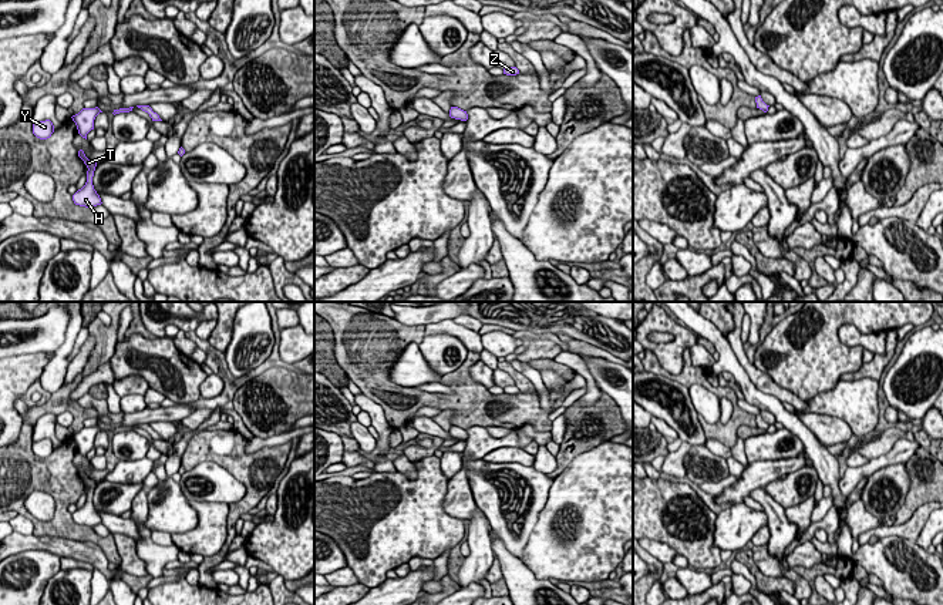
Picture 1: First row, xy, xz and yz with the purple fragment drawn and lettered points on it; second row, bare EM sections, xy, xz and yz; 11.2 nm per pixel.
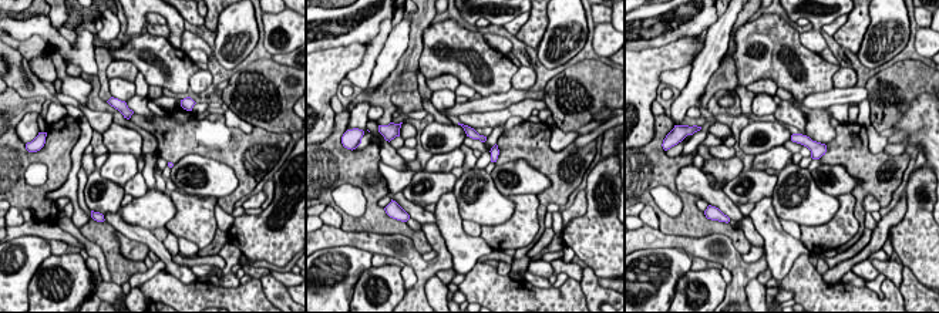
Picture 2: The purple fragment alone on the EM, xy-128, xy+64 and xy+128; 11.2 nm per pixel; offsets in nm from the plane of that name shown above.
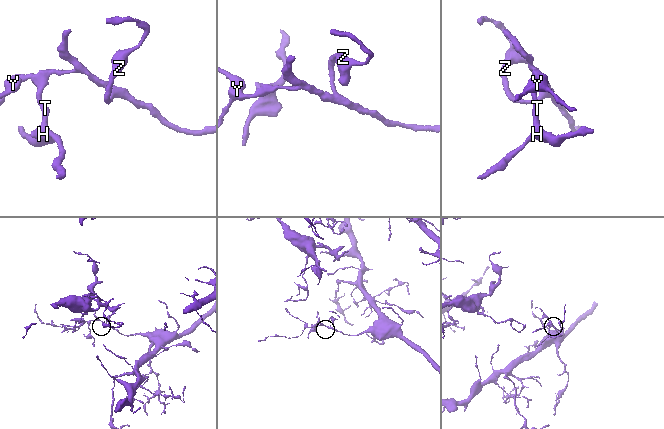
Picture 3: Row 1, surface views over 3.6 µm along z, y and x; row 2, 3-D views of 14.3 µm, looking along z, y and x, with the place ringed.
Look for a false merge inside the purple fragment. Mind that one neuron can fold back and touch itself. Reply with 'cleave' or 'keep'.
cleave

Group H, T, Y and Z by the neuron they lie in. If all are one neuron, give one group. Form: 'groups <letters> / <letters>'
groups H T Y / Z

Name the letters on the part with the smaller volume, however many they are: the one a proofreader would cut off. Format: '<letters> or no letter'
H, T, Y

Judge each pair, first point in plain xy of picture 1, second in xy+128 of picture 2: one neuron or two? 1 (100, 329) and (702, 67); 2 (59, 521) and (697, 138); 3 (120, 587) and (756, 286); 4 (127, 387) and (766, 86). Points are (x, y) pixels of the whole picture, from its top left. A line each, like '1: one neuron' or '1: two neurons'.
1: two neurons
2: two neurons
3: one neuron
4: one neuron

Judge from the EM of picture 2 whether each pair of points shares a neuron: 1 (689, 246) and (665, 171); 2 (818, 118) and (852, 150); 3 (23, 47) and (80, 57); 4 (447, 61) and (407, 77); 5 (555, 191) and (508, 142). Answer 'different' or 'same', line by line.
1: different
2: different
3: different
4: different
5: same

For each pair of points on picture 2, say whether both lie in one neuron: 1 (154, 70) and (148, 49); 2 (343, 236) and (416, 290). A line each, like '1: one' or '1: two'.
1: one
2: one

